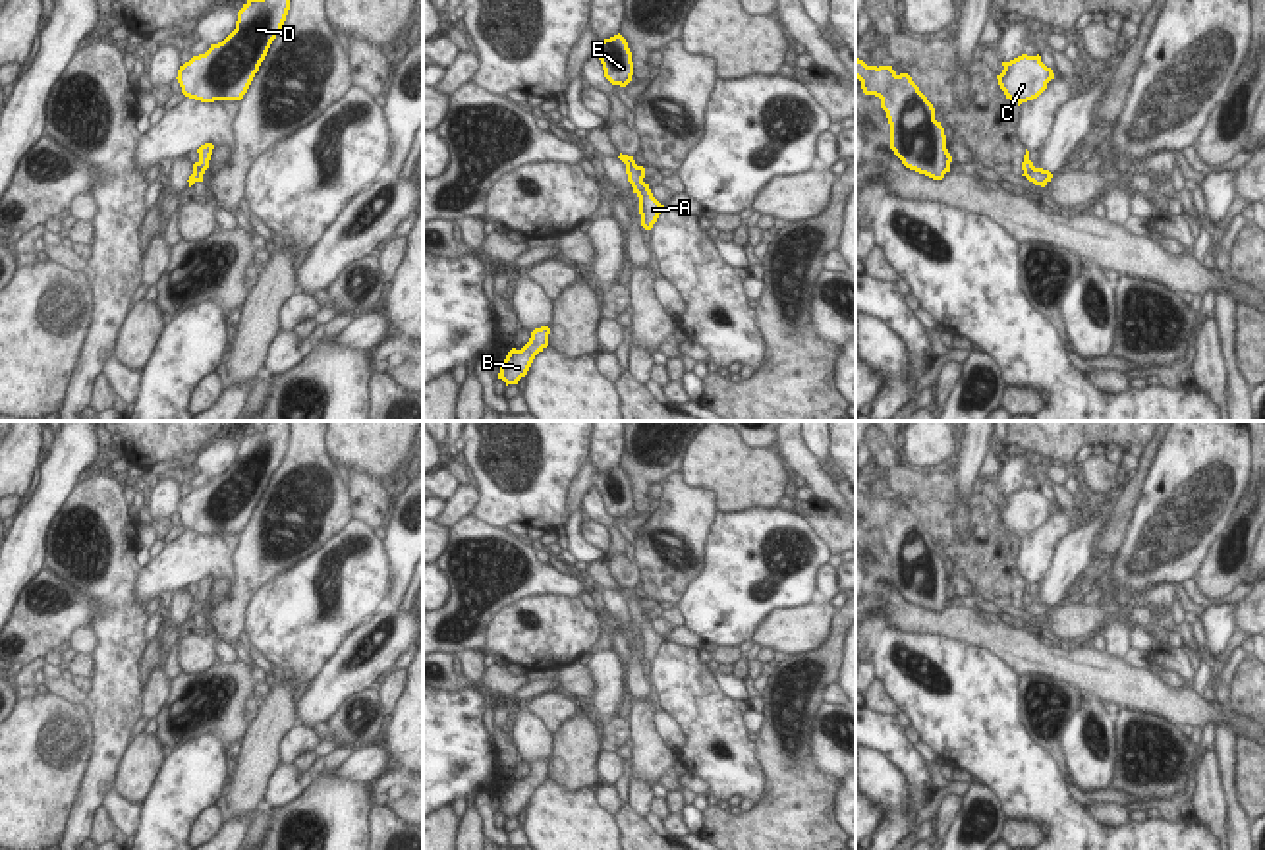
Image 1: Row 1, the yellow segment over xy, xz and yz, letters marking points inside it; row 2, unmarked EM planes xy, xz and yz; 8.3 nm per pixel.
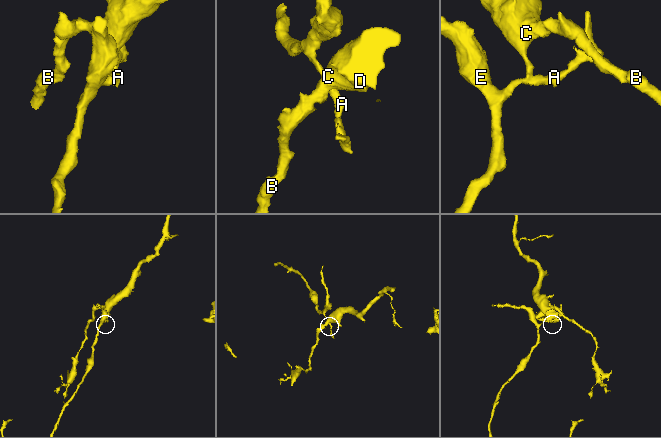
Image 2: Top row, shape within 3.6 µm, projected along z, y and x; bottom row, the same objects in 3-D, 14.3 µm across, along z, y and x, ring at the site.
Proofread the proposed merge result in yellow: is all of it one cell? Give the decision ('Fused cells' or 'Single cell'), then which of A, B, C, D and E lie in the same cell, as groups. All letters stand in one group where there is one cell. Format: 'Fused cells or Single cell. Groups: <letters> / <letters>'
Fused cells. Groups: A E / B C D

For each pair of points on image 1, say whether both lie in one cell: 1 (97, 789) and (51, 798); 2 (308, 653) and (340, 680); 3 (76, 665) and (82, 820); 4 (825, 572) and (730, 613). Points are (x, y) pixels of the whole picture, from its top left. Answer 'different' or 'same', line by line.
1: different
2: different
3: different
4: different

